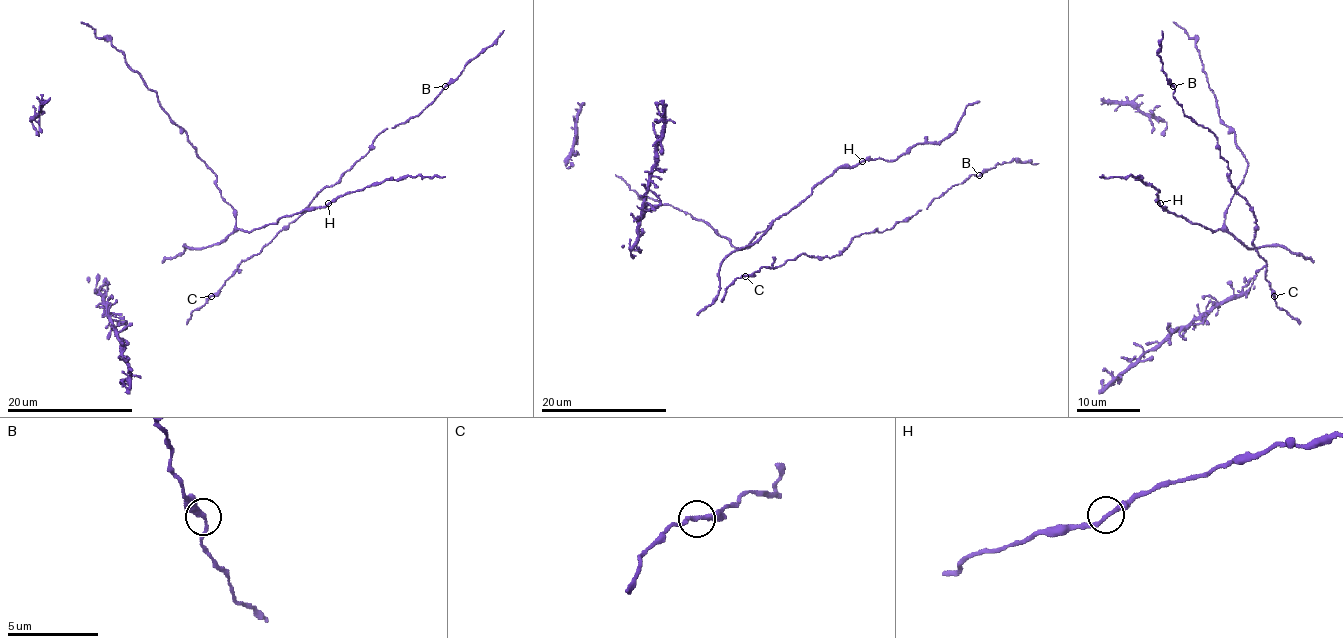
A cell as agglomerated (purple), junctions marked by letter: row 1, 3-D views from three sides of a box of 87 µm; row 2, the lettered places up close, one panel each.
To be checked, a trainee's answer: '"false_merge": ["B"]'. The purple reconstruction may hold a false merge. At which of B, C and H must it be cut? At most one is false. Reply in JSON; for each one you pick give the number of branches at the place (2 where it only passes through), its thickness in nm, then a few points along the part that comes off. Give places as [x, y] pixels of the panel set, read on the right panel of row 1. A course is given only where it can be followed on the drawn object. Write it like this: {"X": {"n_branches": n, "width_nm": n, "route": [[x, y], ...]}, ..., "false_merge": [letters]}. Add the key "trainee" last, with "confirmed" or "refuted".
{"B": {"n_branches": 2, "width_nm": 240, "route": [[1174, 87], [1166, 77], [1158, 53], [1163, 39], [1161, 30]]}, "false_merge": ["B"], "trainee": "confirmed"}

